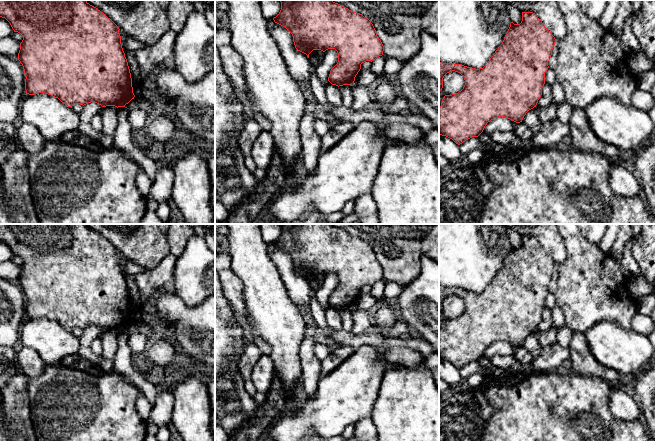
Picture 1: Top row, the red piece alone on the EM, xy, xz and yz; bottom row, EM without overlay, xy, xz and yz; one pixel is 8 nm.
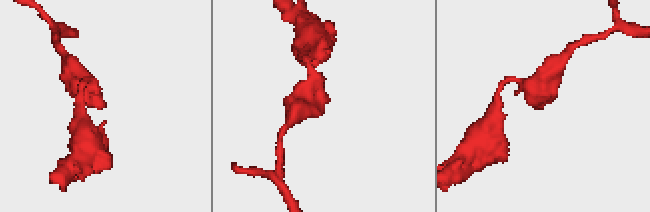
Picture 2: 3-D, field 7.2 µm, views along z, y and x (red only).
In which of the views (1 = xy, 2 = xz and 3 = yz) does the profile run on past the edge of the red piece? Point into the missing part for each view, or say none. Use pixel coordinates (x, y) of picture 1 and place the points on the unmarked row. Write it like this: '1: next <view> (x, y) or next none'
1: next none
2: next none
3: next none

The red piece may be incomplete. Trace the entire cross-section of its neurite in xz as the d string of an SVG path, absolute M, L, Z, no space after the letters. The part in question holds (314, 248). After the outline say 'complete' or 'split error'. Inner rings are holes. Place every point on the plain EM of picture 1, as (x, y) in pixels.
M280 224L280 226L281 234L273 244L292 258L298 275L306 278L308 282L313 274L337 275L338 286L328 301L332 309L353 310L361 288L366 285L372 286L383 279L384 270L373 248L362 238L353 236L332 224Z; complete

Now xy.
M0 224L0 241L5 242L10 247L14 256L18 256L23 260L23 264L20 267L18 284L22 288L26 300L26 318L35 319L45 317L58 322L63 328L71 332L74 328L84 330L91 326L95 326L102 331L115 330L118 332L125 331L126 328L134 323L132 302L121 268L120 253L103 236L90 229L86 224Z; complete

